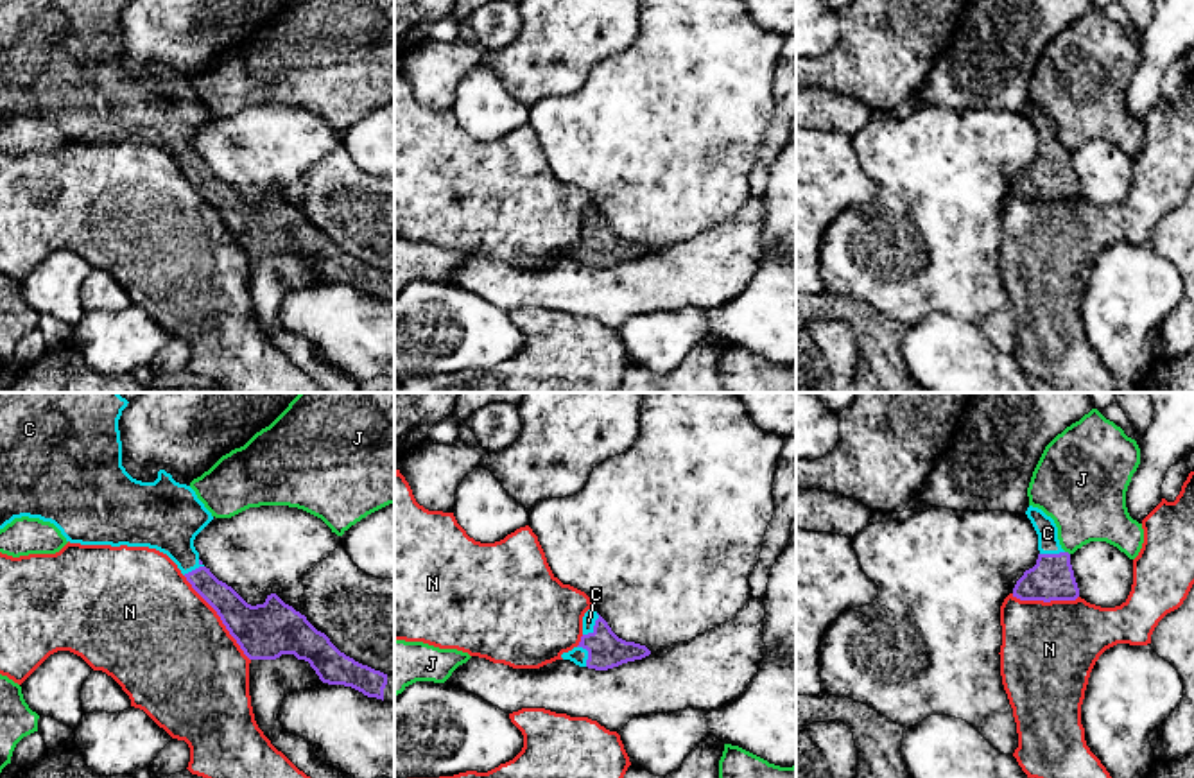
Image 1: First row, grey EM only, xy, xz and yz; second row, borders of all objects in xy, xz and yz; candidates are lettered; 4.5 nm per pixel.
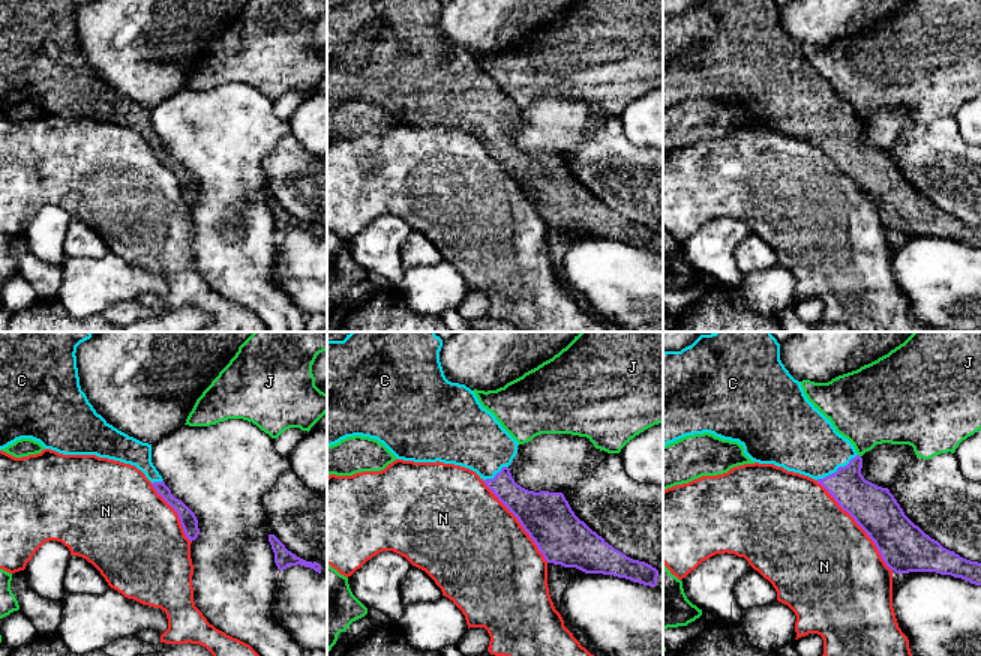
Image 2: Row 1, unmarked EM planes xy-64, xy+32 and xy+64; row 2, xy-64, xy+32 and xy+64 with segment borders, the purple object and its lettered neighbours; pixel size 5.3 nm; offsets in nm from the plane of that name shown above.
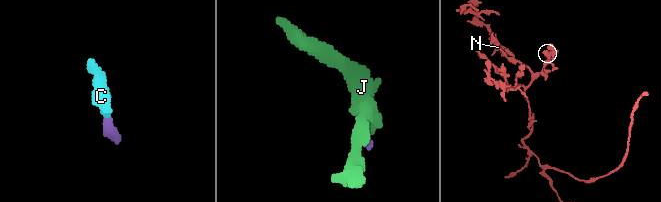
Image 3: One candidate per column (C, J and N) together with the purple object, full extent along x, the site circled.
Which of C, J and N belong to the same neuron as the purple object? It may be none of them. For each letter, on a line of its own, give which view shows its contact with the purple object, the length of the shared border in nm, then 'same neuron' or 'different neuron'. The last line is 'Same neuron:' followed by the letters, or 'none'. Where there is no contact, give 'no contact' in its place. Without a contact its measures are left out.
C: meets purple in xz; contact 120 nm long; same neuron
J: meets purple in yz; contact 30 nm long; different neuron
N: meets purple in xy; contact 480 nm long; different neuron
Same neuron: C

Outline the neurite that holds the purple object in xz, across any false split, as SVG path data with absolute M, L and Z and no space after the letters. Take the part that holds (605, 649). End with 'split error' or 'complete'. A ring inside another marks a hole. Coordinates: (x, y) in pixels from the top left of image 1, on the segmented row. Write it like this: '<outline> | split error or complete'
M590 608L583 617L583 636L579 645L563 653L561 658L579 667L608 670L649 654L651 651L645 645L619 638L608 622Z | split error

